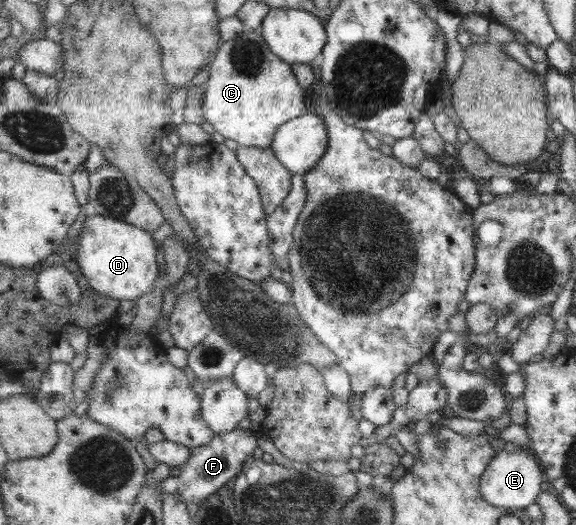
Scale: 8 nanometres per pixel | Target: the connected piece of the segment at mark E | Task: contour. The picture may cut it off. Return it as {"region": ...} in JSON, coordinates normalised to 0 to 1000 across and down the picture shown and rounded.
{"region":[[[870,855],[845,882],[830,916],[835,947],[856,966],[880,970],[910,970],[927,958],[932,941],[944,930],[946,909],[925,859],[901,855],[896,863],[880,863]]]}

